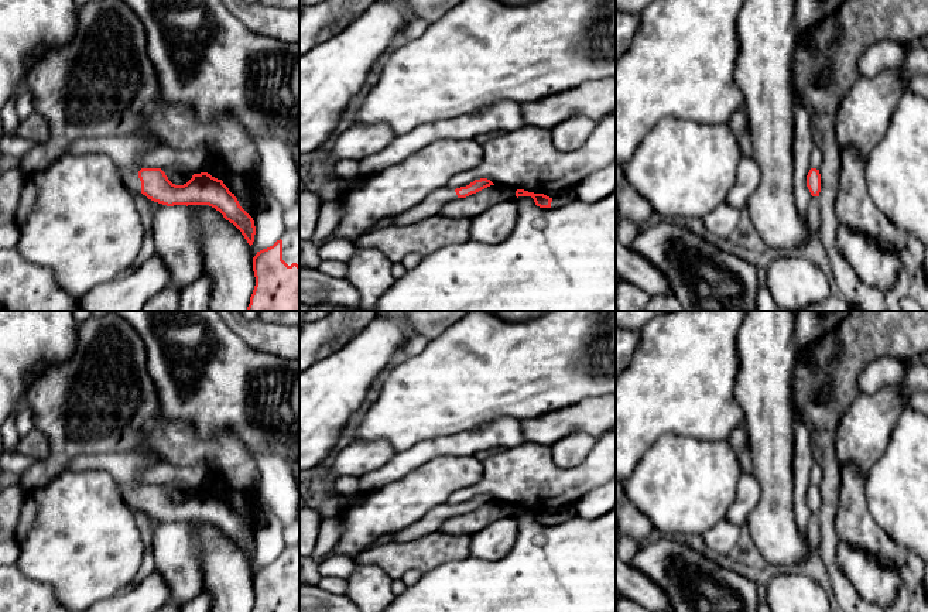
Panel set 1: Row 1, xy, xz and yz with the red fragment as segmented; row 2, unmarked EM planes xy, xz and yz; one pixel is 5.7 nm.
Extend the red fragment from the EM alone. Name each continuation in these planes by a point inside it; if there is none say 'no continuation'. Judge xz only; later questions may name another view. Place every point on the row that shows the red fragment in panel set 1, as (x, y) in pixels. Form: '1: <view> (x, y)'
1: xz (431, 205)

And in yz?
no continuation

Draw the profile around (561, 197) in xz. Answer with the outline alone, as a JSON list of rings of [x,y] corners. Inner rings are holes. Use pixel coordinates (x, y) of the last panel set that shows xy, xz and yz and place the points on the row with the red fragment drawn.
[[[573,188],[549,191],[544,195],[552,199],[551,206],[562,206],[576,199]]]

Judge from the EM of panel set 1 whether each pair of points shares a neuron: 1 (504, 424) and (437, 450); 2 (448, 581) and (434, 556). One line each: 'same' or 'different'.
1: same
2: different

